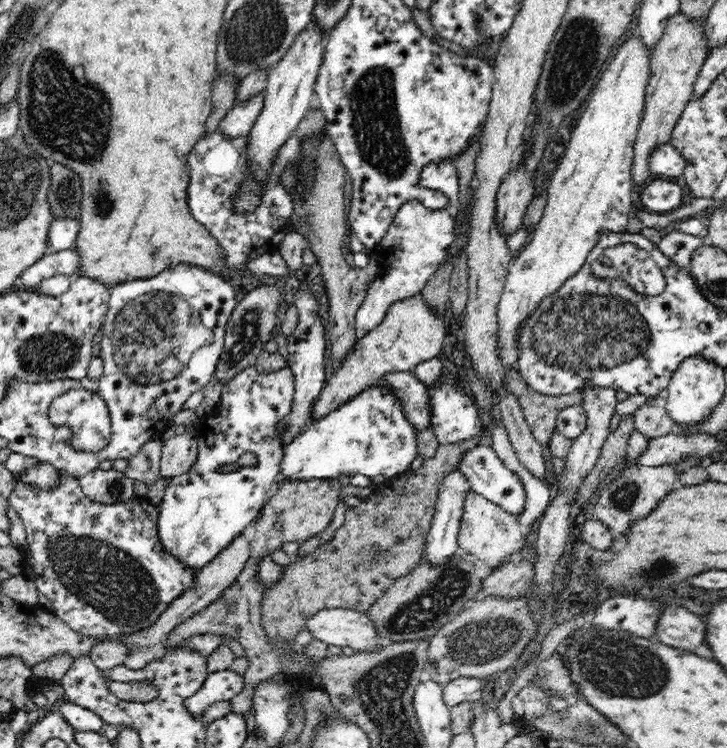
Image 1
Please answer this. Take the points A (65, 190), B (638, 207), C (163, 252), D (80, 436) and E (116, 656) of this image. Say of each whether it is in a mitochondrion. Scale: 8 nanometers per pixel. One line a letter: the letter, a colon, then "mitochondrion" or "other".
A: mitochondrion
B: other
C: other
D: other
E: other

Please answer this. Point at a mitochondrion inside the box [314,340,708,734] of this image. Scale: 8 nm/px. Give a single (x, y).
(615, 666)

